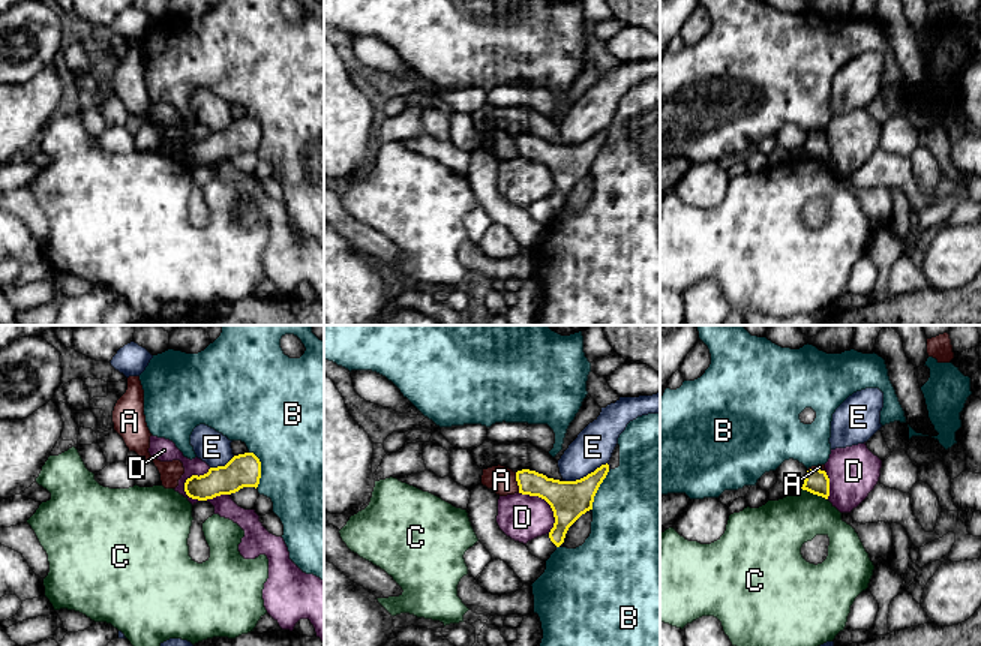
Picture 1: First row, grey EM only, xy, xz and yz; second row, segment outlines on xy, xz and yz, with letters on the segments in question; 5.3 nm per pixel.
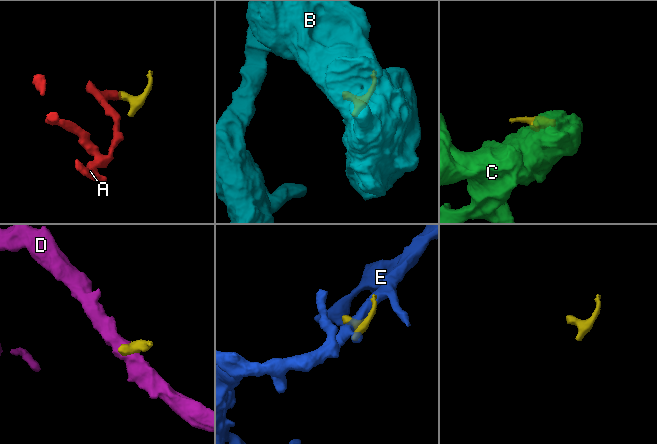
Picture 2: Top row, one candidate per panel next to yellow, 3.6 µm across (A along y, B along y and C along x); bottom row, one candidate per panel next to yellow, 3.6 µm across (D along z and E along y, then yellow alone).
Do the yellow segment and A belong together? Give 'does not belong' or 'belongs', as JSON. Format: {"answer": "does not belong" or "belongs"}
{"answer": "does not belong"}

